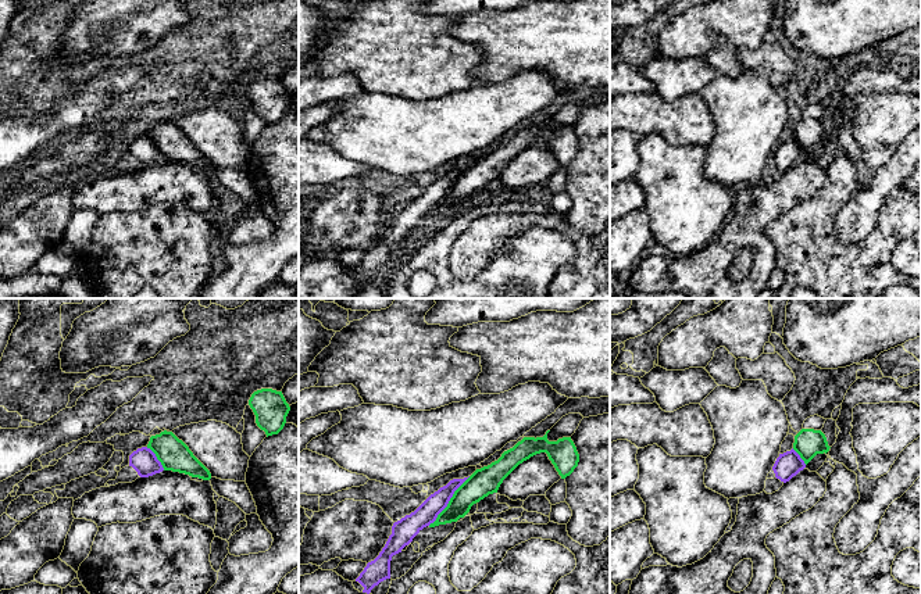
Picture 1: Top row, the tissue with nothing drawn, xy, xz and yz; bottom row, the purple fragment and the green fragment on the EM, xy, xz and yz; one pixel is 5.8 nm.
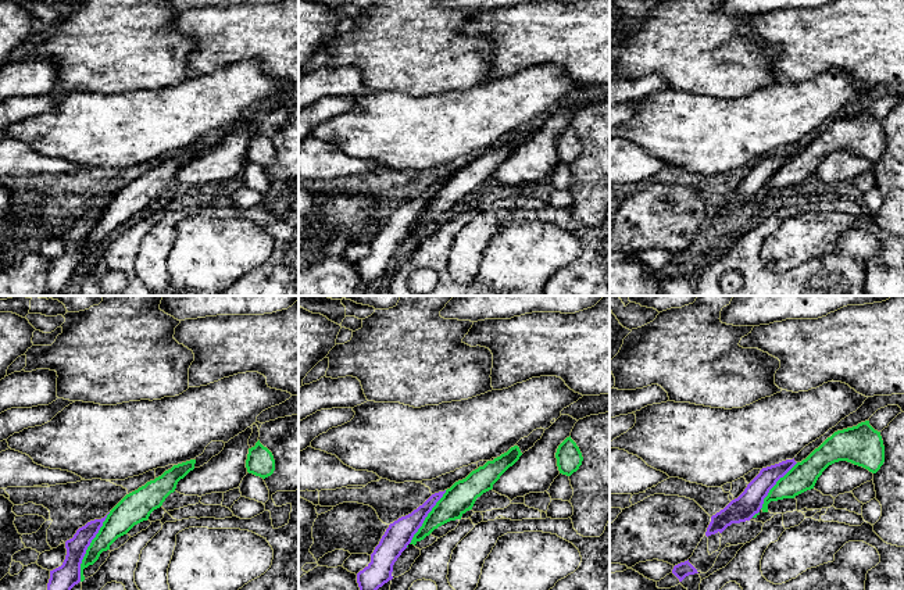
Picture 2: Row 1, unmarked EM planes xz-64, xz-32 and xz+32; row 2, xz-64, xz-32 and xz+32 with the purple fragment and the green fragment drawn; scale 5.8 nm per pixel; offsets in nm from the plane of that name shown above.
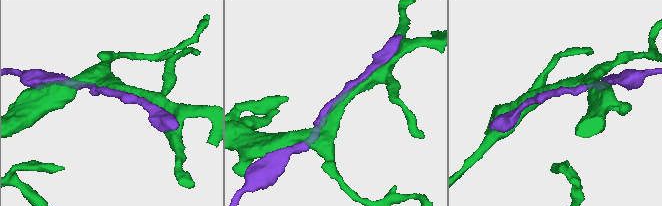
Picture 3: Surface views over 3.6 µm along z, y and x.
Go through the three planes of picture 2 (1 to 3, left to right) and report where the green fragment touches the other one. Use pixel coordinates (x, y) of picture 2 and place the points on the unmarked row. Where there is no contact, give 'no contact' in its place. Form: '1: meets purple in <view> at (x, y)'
1: meets purple in xz-64 at (88, 235)
2: meets purple in xz-32 at (425, 206)
3: meets purple in xz+32 at (775, 172)

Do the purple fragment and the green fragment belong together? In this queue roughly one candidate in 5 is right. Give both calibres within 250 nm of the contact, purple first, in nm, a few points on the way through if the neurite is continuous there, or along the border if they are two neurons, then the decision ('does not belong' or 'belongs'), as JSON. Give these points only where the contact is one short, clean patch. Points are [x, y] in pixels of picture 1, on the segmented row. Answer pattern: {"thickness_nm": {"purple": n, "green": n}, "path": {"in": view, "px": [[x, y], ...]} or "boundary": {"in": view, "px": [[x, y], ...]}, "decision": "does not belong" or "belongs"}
{"thickness_nm": {"purple": 120, "green": 160}, "decision": "does not belong"}

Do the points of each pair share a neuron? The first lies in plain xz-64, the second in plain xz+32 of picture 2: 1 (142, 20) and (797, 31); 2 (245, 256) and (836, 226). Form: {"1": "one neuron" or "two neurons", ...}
{"1": "two neurons", "2": "two neurons"}

